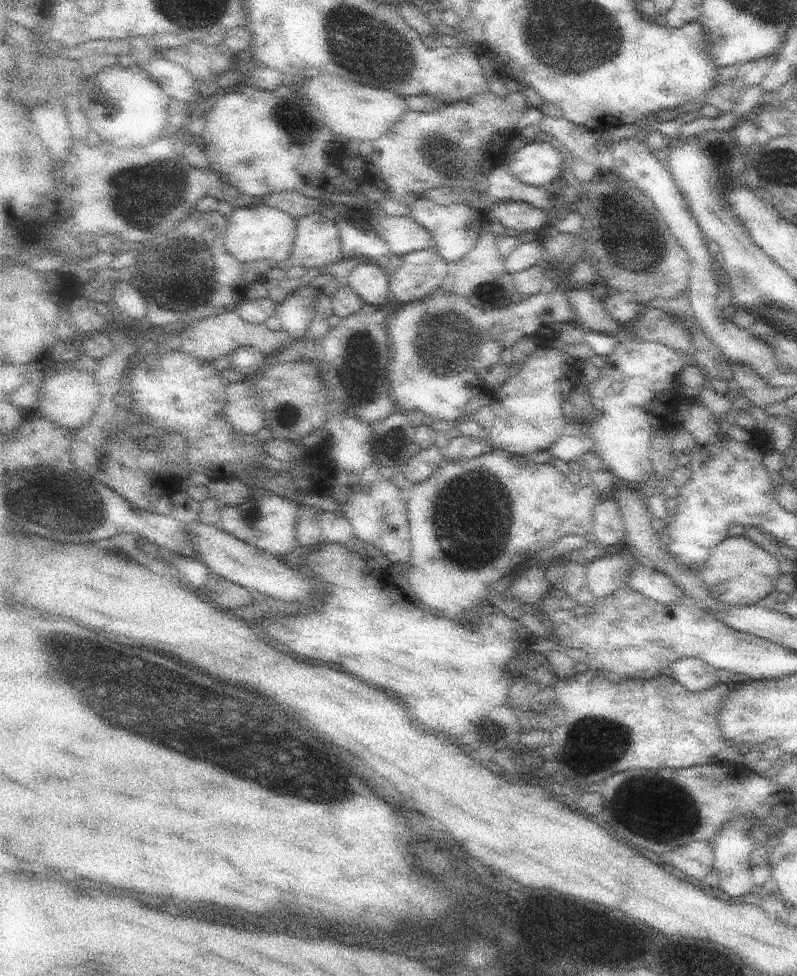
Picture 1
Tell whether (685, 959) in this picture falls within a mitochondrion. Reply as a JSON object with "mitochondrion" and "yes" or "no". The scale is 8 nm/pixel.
{"mitochondrion":"no"}

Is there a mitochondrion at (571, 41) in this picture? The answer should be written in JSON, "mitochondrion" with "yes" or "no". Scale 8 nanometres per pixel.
{"mitochondrion":"yes"}

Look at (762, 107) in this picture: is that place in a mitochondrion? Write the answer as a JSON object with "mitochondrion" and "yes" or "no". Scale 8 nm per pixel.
{"mitochondrion":"no"}

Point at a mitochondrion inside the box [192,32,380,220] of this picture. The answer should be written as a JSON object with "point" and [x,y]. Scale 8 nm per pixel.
{"point":[298,129]}

